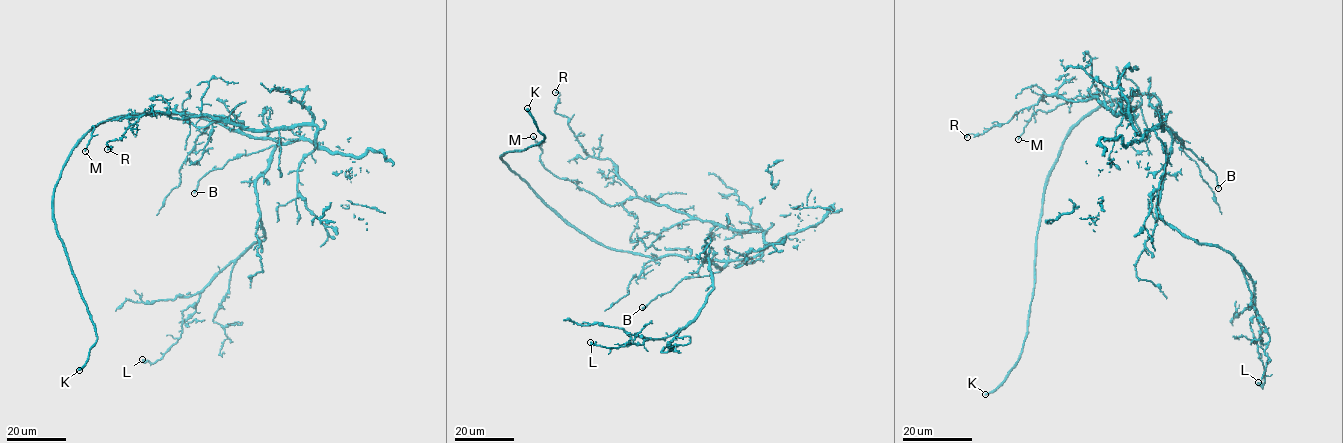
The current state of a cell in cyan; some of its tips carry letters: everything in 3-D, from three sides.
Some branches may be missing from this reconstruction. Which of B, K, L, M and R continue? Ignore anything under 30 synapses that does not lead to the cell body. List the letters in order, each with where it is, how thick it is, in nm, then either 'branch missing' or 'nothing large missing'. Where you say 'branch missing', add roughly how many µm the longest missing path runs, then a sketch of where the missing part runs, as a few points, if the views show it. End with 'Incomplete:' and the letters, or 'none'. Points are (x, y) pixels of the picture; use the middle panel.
B: place (642, 307); calibre 320 nm; nothing large missing
K: place (527, 108); calibre 360 nm; branch missing; missing 15 µm; course (527, 108), (508, 74)
L: place (590, 342); calibre 120 nm; nothing large missing
M: place (533, 136); calibre 190 nm; nothing large missing
R: place (555, 92); calibre 80 nm; nothing large missing
Incomplete: K

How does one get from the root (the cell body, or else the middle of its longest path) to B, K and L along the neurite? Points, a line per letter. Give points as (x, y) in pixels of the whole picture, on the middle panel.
B: (664, 256), (720, 260), (725, 266), (708, 275), (684, 278), (671, 290), (657, 295), (642, 307)
K: (664, 256), (649, 257), (595, 242), (567, 225), (501, 160), (506, 152), (522, 151), (545, 138), (527, 108)
L: (664, 256), (725, 262), (705, 257), (713, 289), (701, 311), (663, 338), (590, 342)

